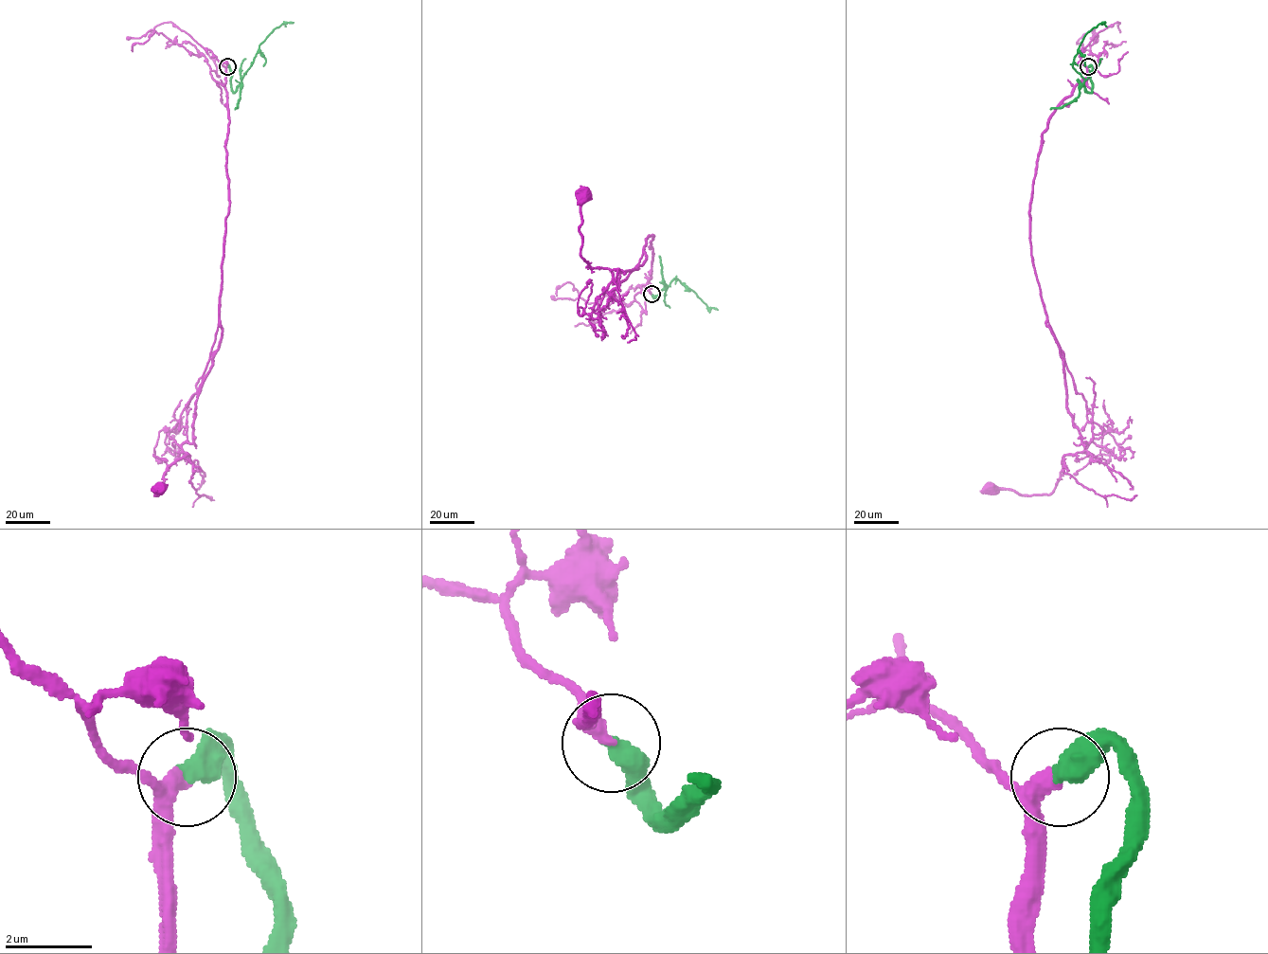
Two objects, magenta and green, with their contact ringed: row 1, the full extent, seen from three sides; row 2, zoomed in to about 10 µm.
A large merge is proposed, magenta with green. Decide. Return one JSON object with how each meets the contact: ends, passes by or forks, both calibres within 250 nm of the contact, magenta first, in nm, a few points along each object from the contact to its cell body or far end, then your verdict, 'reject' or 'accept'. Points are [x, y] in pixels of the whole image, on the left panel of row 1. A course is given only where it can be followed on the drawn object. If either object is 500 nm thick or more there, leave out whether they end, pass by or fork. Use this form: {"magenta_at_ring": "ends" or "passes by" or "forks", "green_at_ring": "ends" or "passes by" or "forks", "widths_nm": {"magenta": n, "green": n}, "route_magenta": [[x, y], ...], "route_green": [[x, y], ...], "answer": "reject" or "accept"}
{"widths_nm": {"magenta": 280, "green": 500}, "route_magenta": [[227, 67], [222, 337], [196, 402], [193, 441], [182, 445], [187, 454], [168, 467], [157, 487]], "route_green": [[227, 66], [231, 73], [231, 90], [234, 92], [259, 44], [276, 27], [294, 23]], "answer": "accept"}

